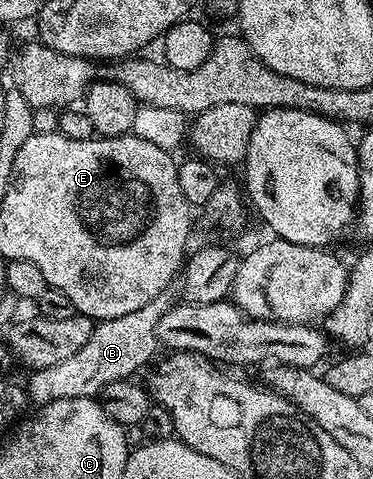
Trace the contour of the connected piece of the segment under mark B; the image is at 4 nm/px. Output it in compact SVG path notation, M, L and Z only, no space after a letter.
M167 293L159 295L149 305L133 313L125 313L125 317L96 322L89 345L85 345L74 357L69 357L69 361L60 361L58 365L49 365L49 369L30 372L31 380L25 383L30 400L42 405L66 399L89 399L98 396L105 385L113 385L113 381L132 378L136 374L134 371L141 370L147 362L150 364L156 358L155 350L160 350L157 325L173 305L169 296Z

